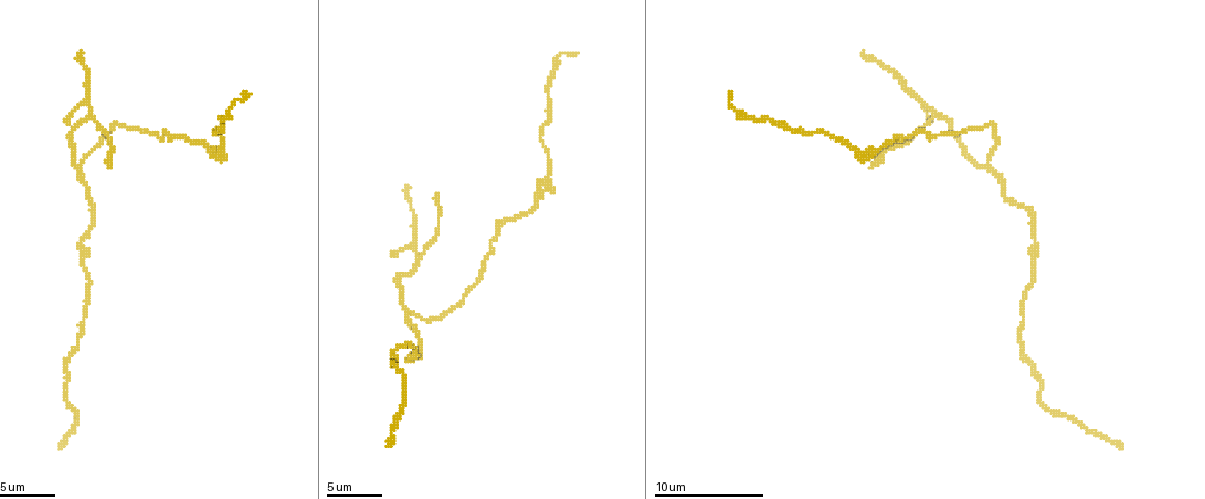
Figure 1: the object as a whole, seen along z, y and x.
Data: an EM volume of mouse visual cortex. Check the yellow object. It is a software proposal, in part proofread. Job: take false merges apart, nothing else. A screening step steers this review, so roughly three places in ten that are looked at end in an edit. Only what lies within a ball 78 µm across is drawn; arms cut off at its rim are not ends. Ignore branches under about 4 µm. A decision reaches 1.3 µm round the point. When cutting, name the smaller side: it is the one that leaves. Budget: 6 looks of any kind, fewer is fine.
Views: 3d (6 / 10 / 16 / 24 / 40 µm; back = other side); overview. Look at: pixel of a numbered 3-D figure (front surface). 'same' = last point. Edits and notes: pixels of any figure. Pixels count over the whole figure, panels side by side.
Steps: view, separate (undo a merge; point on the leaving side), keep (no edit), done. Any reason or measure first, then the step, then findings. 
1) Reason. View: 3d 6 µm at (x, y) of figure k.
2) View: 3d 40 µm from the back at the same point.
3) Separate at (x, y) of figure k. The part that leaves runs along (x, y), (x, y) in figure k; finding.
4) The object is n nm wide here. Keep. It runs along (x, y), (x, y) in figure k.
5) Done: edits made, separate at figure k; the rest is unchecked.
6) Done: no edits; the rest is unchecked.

View: 3d 6 µm at (985, 166) of figure 1.

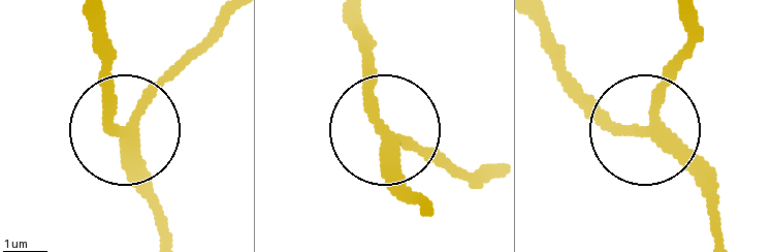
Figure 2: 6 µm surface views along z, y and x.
3 arms meet here. Keep. It runs along (437, 162), (381, 118), (374, 43) in figure 2; continuous, no second neuron.

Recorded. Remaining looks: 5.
Three arms meet. View: 3d 10 µm at (934, 115) of figure 1.

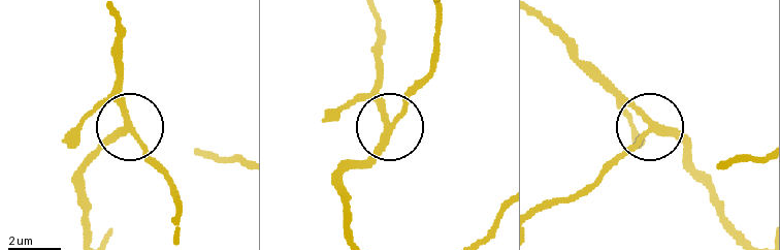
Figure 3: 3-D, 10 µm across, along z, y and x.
View: 3d 10 µm from the back at (649, 121) of figure 3.

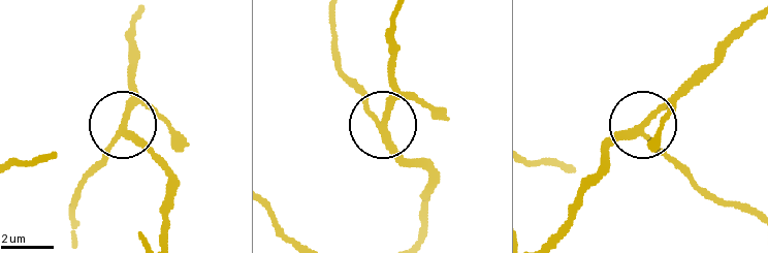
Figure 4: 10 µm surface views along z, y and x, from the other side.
Keep. One neuron here.

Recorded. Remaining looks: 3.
View: 3d 10 µm at (218, 153) of figure 1.

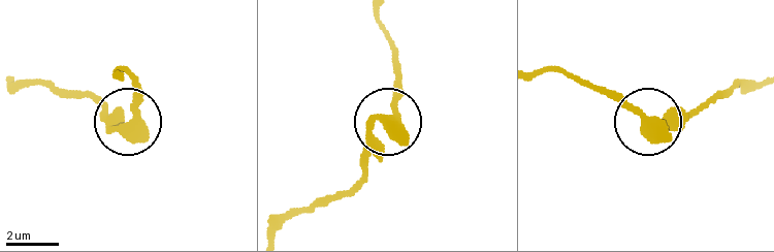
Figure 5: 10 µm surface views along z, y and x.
Keep. It runs along (276, 233), (355, 180), (386, 133), (395, 62) in figure 5; all the same neuron.

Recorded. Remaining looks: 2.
Done: no edits; the rest is unchecked.

